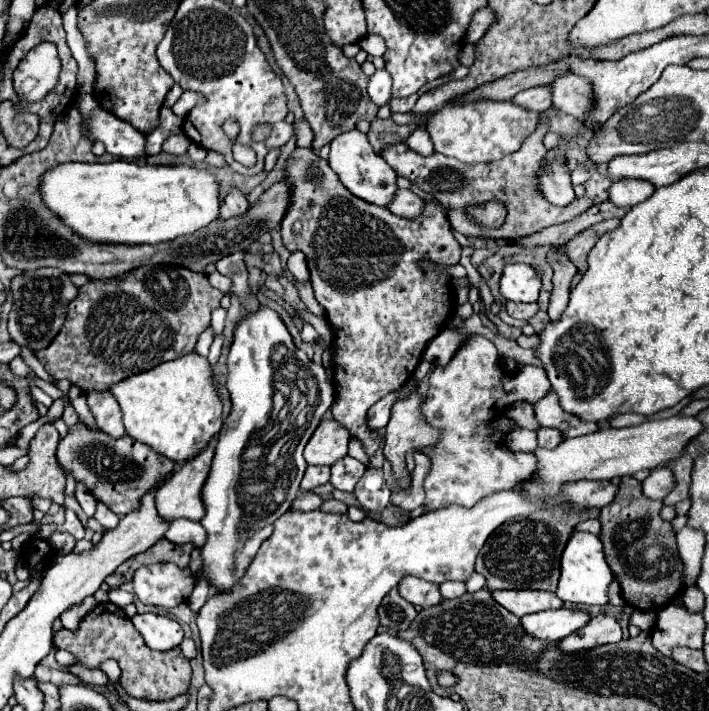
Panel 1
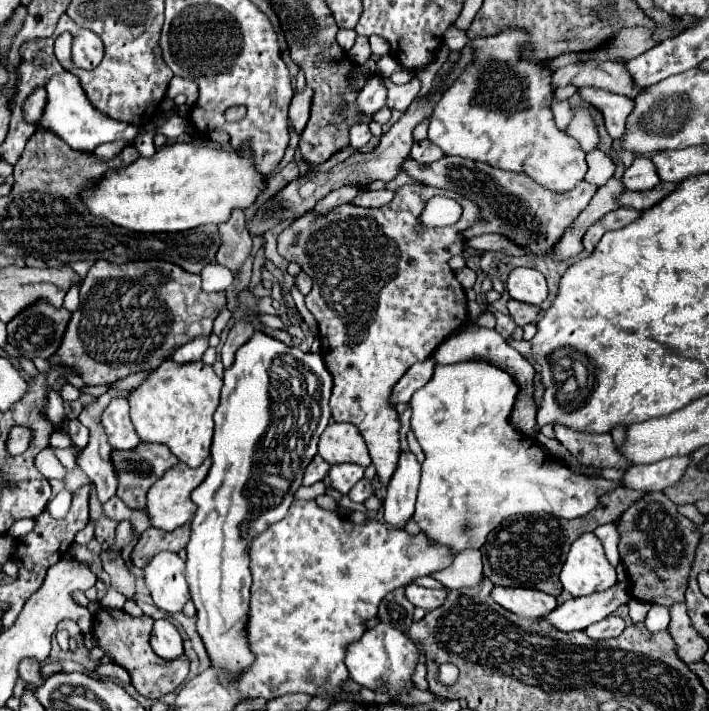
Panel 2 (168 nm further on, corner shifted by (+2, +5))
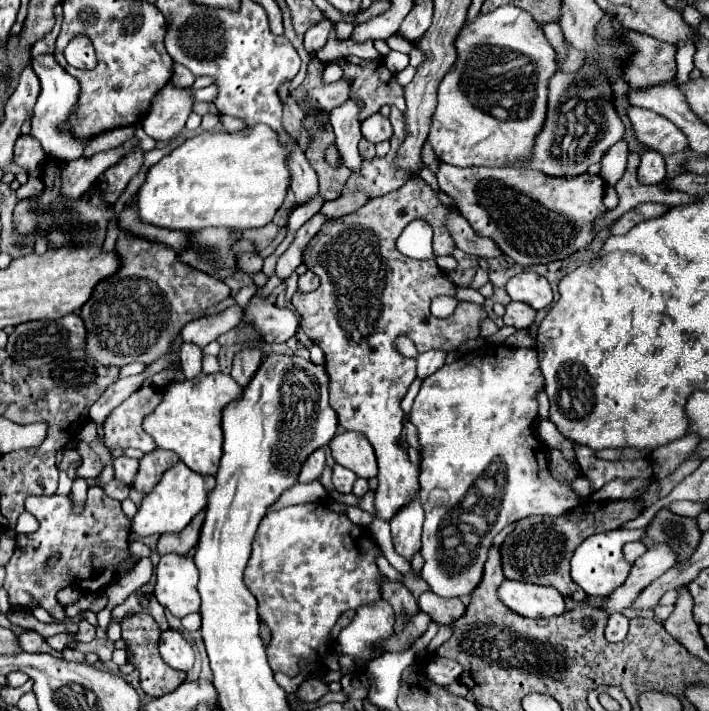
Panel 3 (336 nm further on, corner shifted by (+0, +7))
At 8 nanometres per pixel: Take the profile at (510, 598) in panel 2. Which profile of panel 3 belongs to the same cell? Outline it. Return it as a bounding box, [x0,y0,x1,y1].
[498,579,564,619]

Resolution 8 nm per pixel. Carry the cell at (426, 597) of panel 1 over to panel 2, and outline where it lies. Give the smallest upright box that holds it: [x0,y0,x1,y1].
[404,583,446,611]

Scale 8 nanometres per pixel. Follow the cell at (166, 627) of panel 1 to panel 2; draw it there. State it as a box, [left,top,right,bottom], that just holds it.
[150,619,182,659]

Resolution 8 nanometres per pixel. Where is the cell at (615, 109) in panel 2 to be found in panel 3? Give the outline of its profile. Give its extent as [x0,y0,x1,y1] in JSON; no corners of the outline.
[628,107,688,155]

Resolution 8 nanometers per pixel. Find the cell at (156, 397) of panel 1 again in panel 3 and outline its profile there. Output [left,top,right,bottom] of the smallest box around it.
[144,373,242,475]

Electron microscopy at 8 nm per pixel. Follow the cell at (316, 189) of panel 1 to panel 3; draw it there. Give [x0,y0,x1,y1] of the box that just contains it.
[292,177,488,521]

